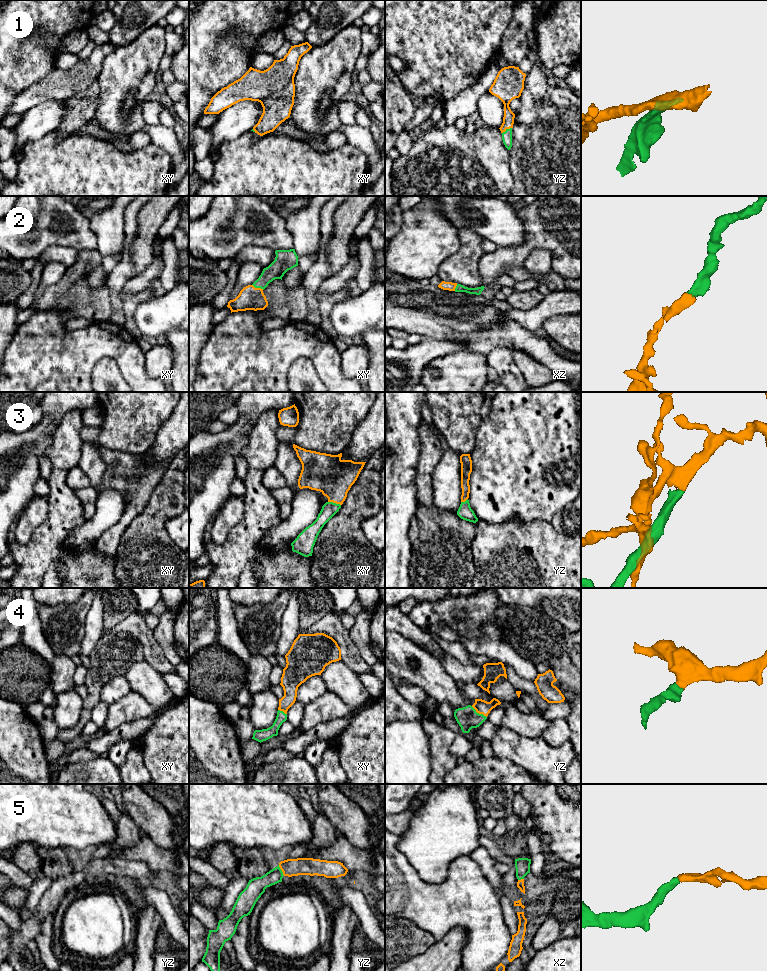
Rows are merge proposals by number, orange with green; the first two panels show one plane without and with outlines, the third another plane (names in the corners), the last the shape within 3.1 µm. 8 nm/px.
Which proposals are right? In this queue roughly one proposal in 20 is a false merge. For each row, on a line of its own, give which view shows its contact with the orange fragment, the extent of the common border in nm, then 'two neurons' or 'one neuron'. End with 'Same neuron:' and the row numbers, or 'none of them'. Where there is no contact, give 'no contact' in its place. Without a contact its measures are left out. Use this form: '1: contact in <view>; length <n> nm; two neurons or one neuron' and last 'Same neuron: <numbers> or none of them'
1: contact in yz; length 90 nm; one neuron
2: contact in xy; length 100 nm; one neuron
3: contact in xy; length 110 nm; one neuron
4: contact in yz; length 160 nm; one neuron
5: contact in yz; length 100 nm; one neuron
Same neuron: 1, 2, 3, 4, 5

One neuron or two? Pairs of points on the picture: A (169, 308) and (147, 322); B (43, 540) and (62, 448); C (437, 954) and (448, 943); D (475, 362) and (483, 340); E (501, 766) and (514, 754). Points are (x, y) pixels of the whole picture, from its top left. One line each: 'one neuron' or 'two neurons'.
A: one neuron
B: one neuron
C: one neuron
D: two neurons
E: two neurons

